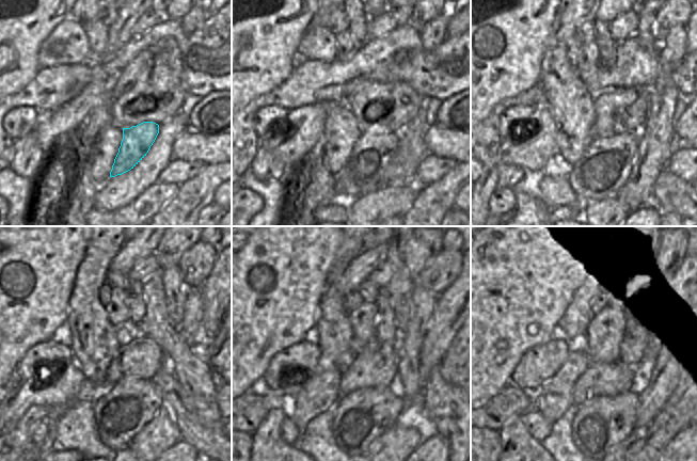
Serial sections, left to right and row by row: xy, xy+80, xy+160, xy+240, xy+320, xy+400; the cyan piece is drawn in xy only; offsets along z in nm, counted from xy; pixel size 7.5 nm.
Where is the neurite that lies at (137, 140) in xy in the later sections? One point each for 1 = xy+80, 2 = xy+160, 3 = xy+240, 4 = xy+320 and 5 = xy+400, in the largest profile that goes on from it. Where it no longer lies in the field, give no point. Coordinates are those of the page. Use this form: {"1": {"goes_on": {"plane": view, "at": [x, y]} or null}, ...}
{"1": {"goes_on": {"plane": "xy+80", "at": [373, 152]}}, "2": {"goes_on": {"plane": "xy+160", "at": [604, 168]}}, "3": {"goes_on": {"plane": "xy+240", "at": [121, 411]}}, "4": {"goes_on": {"plane": "xy+320", "at": [360, 417]}}, "5": {"goes_on": {"plane": "xy+400", "at": [602, 423]}}}

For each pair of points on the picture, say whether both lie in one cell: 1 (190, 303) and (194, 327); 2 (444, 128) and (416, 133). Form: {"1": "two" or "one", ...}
{"1": "one", "2": "two"}

